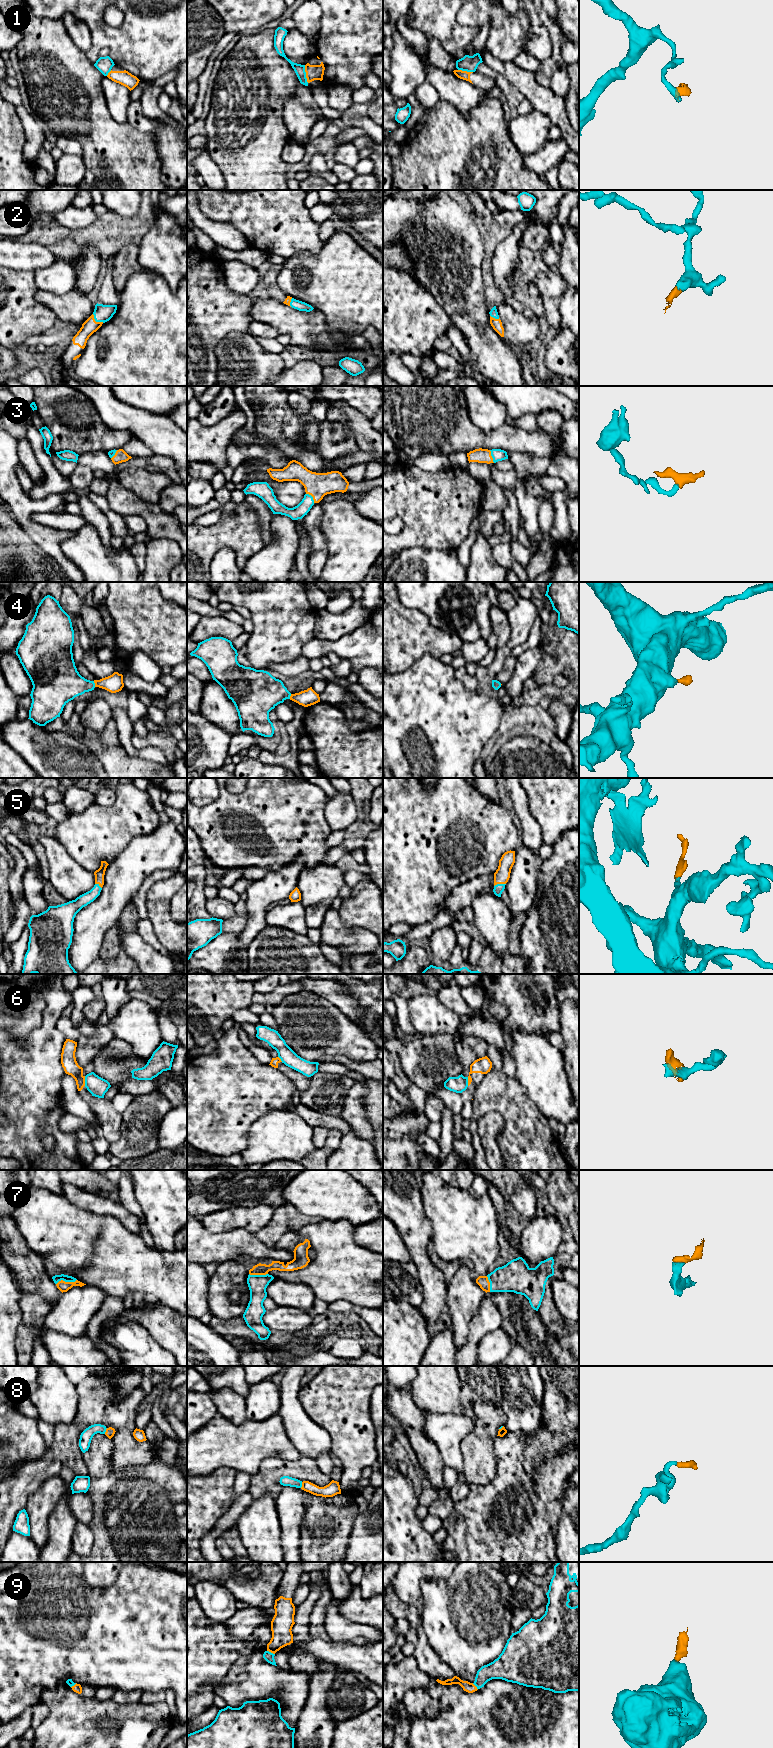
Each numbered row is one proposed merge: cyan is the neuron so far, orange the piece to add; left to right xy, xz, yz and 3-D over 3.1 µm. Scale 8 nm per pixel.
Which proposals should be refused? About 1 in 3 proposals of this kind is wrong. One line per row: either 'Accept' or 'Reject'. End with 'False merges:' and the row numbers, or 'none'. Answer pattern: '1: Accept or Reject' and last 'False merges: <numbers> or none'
1: Reject
2: Accept
3: Accept
4: Accept
5: Accept
6: Reject
7: Accept
8: Accept
9: Accept
False merges: 1, 6

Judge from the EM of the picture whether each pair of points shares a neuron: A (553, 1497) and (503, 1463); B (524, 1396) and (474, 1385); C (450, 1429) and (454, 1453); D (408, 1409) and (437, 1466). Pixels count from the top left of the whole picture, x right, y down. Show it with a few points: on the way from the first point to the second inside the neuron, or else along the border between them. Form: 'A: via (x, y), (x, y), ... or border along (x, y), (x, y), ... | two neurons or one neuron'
A: via (538, 1497), (523, 1495), (506, 1478) | one neuron
B: border along (498, 1376), (501, 1387), (501, 1407), (506, 1414) | two neurons
C: via (450, 1435), (453, 1447) | one neuron
D: via (412, 1423), (415, 1427), (417, 1439), (427, 1452) | one neuron

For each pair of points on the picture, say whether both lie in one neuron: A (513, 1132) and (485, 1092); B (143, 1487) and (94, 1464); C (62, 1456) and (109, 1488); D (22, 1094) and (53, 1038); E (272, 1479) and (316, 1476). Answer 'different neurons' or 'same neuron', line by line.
A: same neuron
B: same neuron
C: different neurons
D: same neuron
E: same neuron

